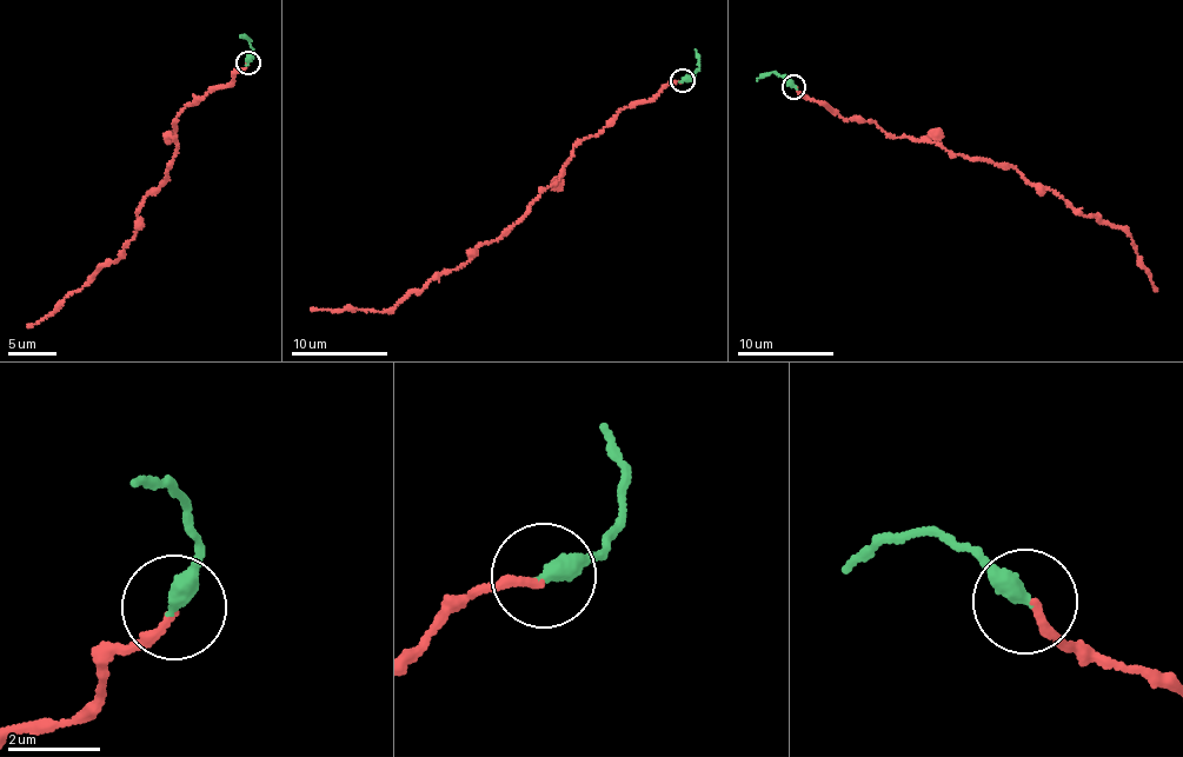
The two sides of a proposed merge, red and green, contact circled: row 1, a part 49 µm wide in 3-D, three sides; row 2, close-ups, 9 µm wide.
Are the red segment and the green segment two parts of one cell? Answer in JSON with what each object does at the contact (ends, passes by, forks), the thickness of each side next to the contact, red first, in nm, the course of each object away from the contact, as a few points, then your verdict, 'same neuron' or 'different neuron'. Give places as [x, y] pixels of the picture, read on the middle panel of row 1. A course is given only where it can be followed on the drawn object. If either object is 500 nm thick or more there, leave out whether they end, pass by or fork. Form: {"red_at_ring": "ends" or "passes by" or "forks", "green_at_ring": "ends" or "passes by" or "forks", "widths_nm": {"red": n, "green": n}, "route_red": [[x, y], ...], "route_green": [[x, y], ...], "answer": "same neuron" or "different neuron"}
{"red_at_ring": "ends", "green_at_ring": "ends", "widths_nm": {"red": 190, "green": 400}, "route_red": [[682, 82], [619, 110], [573, 148], [563, 177], [530, 208], [420, 291], [379, 312], [311, 307]], "route_green": [[682, 80], [699, 68], [695, 50]], "answer": "same neuron"}

